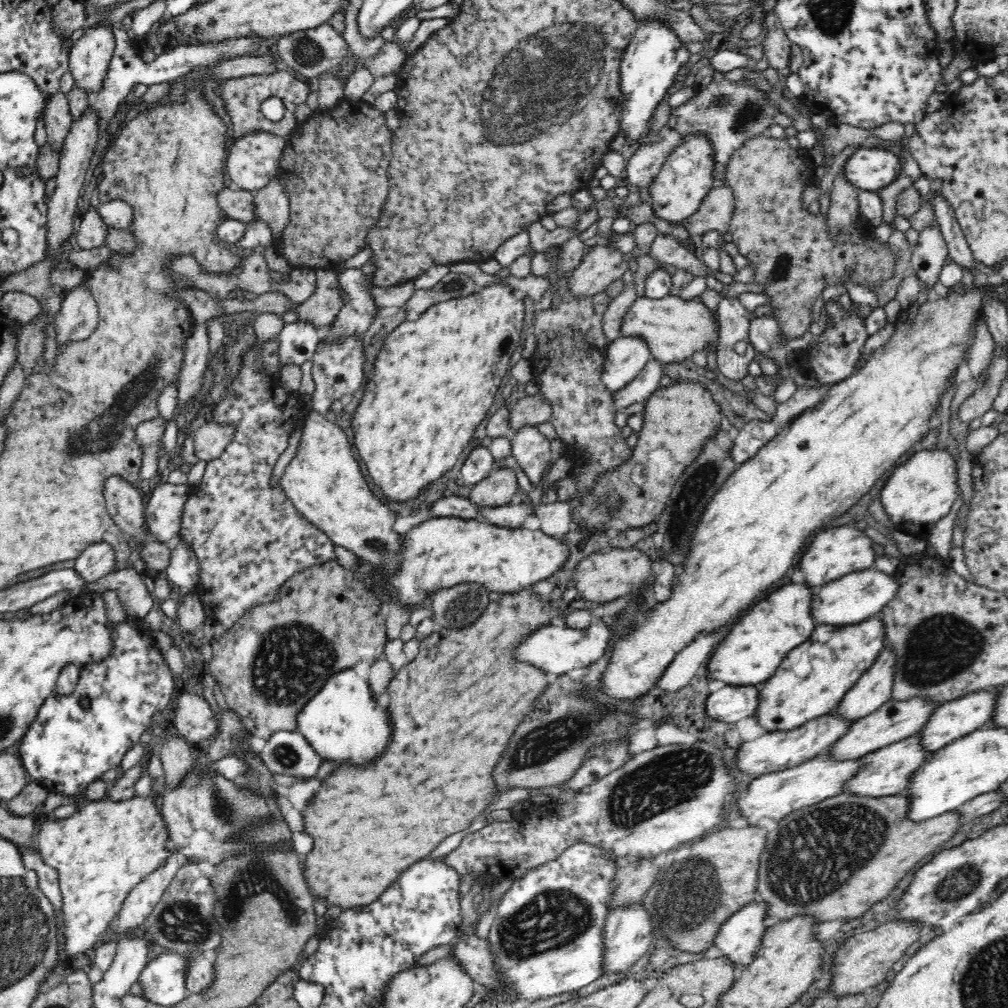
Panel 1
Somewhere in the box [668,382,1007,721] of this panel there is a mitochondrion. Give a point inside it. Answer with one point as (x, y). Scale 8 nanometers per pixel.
(937, 649)

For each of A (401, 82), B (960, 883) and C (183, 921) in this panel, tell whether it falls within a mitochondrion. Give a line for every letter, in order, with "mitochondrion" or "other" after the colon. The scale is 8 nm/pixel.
A: other
B: mitochondrion
C: mitochondrion

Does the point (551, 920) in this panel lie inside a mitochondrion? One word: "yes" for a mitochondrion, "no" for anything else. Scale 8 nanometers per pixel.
yes

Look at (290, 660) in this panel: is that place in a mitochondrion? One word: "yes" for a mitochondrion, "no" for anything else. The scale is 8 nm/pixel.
yes

